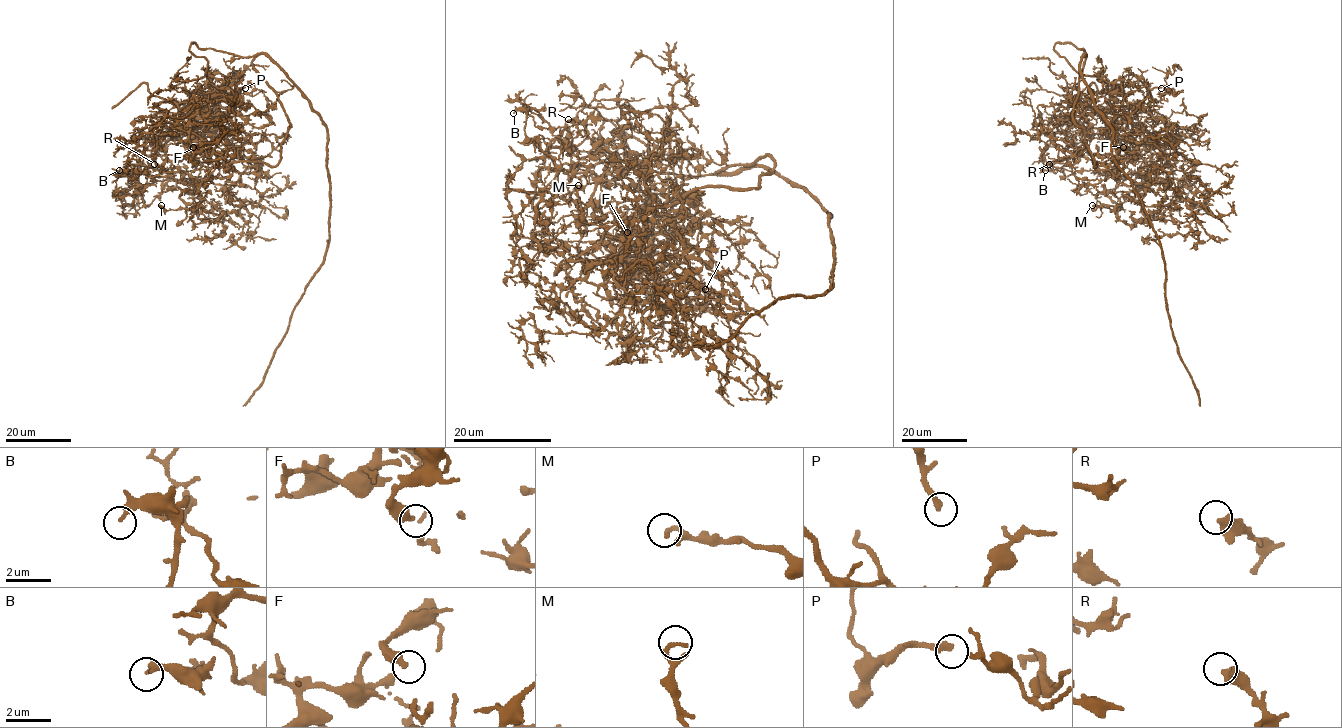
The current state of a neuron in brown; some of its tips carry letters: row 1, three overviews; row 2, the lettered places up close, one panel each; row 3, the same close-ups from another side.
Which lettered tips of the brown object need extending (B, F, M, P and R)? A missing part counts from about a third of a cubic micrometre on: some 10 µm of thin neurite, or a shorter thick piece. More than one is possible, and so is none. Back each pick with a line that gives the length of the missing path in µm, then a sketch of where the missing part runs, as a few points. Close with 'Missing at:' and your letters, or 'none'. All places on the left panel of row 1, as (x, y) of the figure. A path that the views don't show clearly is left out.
Missing at: none

